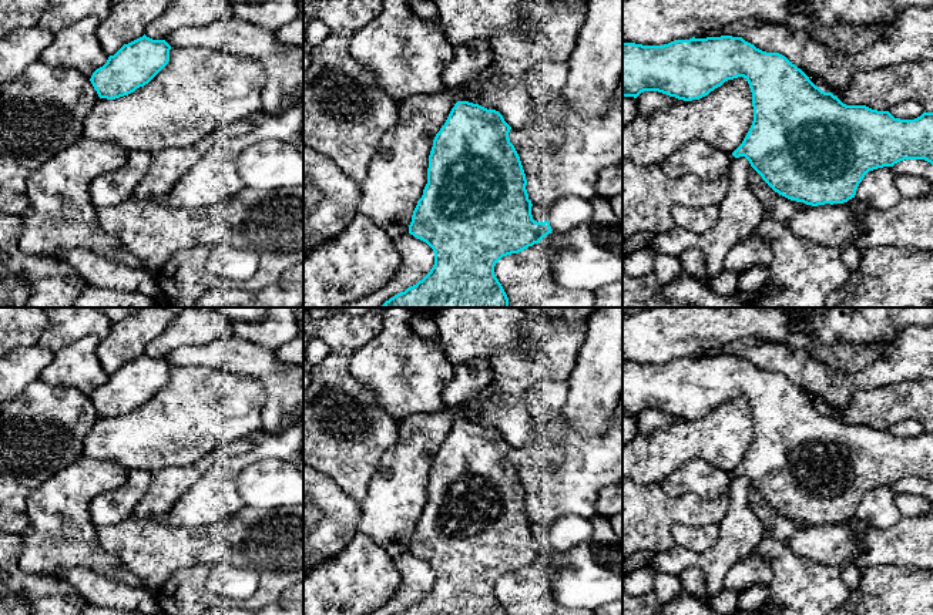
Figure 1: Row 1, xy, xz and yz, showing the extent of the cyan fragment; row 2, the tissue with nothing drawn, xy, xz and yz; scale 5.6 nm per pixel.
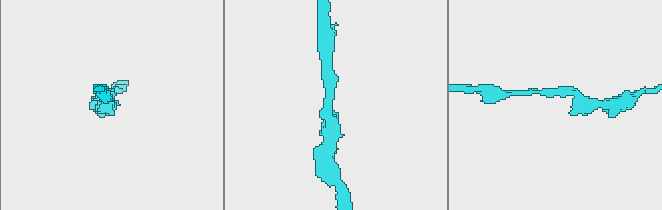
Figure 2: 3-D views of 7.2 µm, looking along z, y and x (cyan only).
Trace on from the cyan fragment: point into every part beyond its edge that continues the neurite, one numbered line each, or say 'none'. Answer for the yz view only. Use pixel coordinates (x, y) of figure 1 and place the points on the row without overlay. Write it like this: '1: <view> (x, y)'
1: yz (698, 477)

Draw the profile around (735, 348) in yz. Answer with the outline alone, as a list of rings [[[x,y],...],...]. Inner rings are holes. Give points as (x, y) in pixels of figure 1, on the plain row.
[[[746,337],[738,342],[732,342],[721,349],[701,349],[695,353],[695,357],[707,357],[707,356],[721,356],[721,354],[732,354],[742,356],[742,353],[752,346],[762,345],[762,340],[758,337]]]

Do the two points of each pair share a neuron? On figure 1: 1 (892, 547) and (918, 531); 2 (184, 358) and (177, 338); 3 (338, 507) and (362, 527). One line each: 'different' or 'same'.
1: same
2: different
3: different

